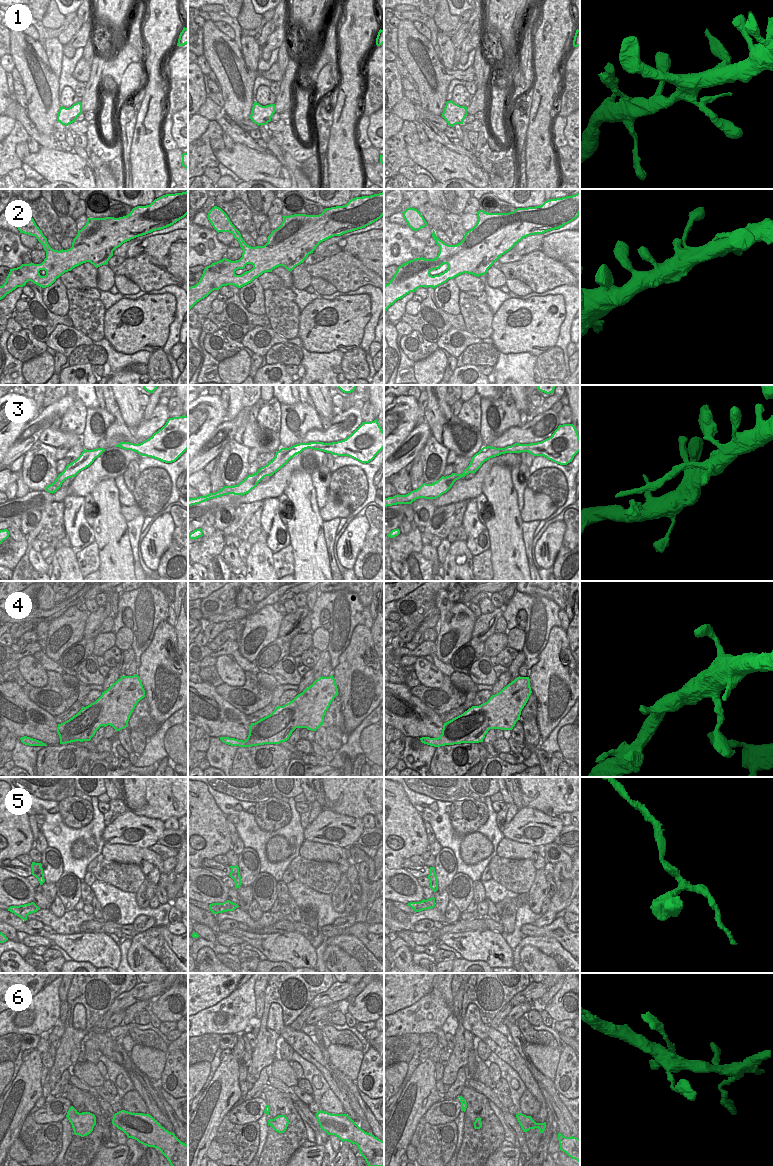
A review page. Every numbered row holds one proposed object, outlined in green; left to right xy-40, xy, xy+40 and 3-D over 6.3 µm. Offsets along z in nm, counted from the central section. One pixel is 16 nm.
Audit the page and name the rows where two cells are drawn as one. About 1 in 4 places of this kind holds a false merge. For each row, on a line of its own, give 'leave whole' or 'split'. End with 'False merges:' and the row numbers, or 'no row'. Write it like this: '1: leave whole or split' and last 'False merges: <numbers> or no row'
1: leave whole
2: leave whole
3: leave whole
4: leave whole
5: leave whole
6: leave whole
False merges: no row

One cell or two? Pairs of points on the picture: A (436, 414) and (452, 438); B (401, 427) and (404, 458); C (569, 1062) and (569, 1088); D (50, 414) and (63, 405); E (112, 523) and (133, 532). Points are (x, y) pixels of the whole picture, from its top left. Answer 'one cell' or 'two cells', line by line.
A: one cell
B: two cells
C: one cell
D: one cell
E: two cells

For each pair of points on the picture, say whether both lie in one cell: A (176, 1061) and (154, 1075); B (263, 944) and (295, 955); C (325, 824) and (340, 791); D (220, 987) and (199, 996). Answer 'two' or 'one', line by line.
A: two
B: one
C: two
D: one

